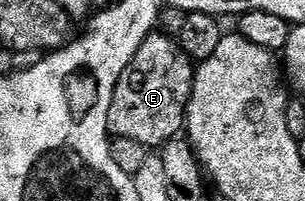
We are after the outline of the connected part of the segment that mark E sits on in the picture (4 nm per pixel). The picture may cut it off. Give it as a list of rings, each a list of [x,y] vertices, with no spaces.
[[[154,31],[150,37],[143,39],[143,47],[139,47],[139,51],[135,51],[135,59],[127,63],[127,71],[119,75],[119,83],[107,111],[110,138],[135,139],[135,143],[143,143],[147,147],[160,147],[174,140],[180,134],[177,132],[185,129],[185,112],[189,110],[195,65],[174,38],[172,41],[167,34],[161,32]]]

